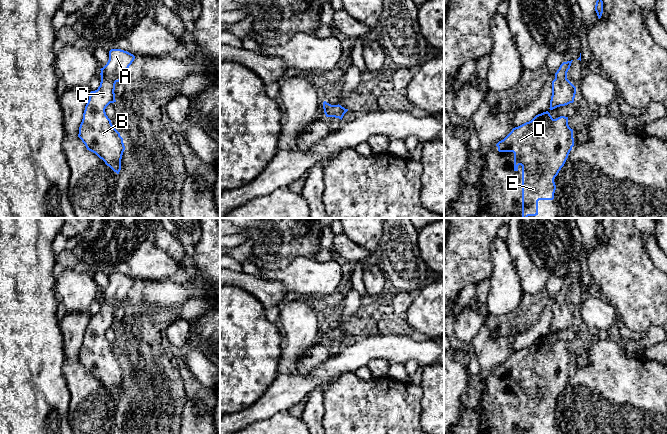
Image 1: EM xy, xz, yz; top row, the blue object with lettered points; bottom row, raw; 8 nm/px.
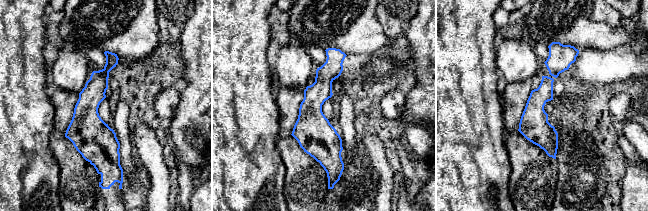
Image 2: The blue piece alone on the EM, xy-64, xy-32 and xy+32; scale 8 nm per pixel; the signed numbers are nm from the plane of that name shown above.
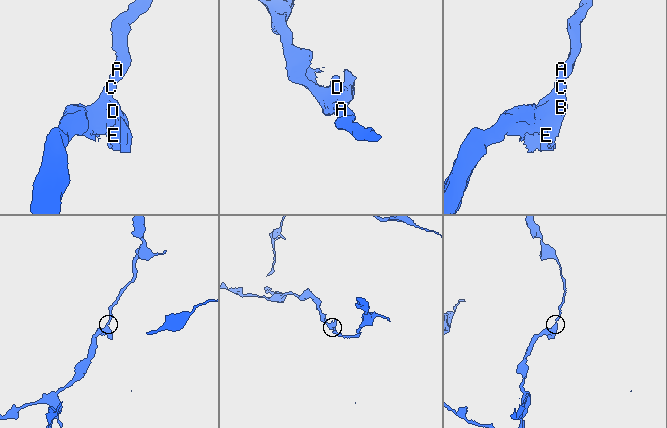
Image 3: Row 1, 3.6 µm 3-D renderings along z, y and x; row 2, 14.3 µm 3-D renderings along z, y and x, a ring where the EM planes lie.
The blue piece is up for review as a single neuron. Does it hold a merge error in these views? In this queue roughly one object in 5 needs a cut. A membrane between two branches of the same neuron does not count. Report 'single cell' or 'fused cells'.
single cell

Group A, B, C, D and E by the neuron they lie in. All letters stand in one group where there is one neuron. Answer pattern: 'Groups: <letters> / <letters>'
Groups: A B C D E

